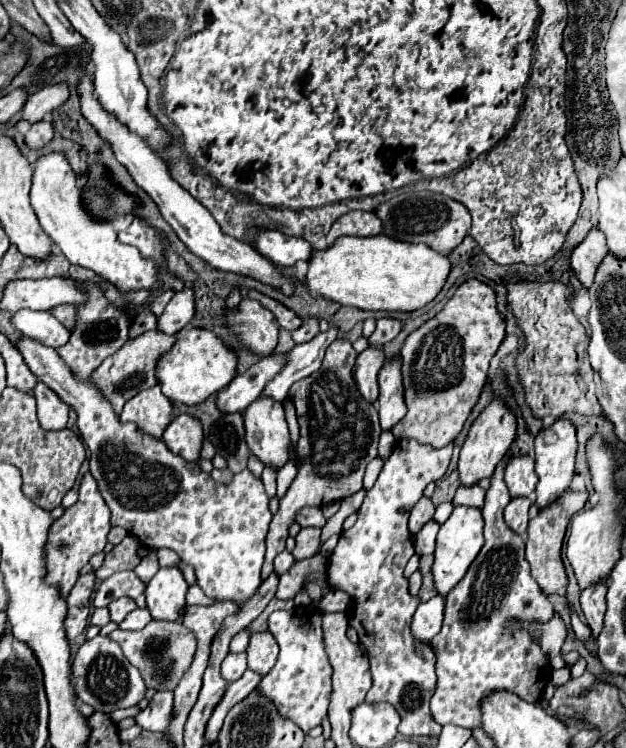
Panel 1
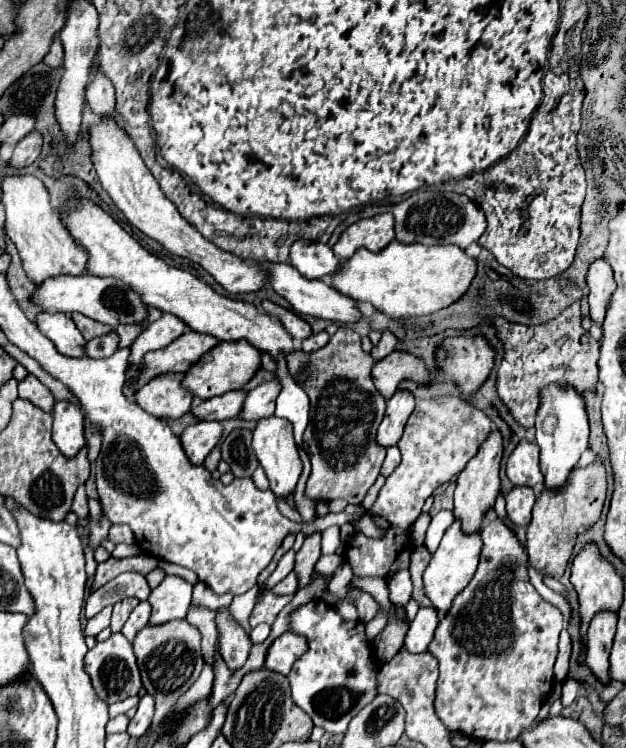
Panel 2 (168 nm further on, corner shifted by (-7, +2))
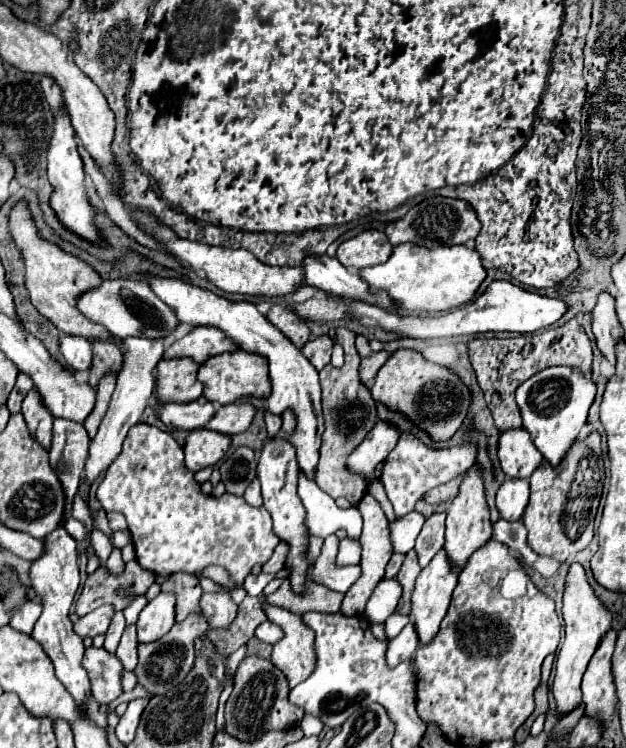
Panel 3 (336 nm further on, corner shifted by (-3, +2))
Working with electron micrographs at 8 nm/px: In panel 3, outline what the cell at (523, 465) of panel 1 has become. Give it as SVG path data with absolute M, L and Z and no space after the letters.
M525 428L505 430L499 438L497 454L507 478L521 478L521 480L527 480L543 460L541 452L535 448Z

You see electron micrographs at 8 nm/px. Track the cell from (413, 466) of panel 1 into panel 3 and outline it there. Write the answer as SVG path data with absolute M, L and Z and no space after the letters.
M405 432L399 438L395 450L391 450L391 454L387 456L385 468L381 474L381 482L385 486L387 498L393 504L395 514L405 516L413 512L415 504L423 498L425 492L461 476L465 470L469 470L475 464L475 458L477 458L477 444L465 442L465 444L457 444L451 448L435 450L435 448L425 446L413 432Z

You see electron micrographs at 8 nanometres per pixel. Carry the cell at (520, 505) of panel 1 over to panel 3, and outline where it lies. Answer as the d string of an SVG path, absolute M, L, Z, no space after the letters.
M505 480L497 490L497 510L505 520L519 520L529 500L527 480Z

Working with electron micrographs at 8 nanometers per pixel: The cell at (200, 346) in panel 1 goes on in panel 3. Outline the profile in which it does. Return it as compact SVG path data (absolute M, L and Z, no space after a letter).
M233 350L225 352L219 356L209 358L205 364L201 364L197 372L197 380L205 386L203 396L209 402L217 404L229 404L239 400L241 396L269 396L271 392L271 380L269 380L269 370L267 370L267 360L261 354L245 352L245 350Z

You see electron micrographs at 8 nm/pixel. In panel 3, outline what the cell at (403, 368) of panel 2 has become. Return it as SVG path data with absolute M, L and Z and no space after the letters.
M397 350L377 372L371 394L377 402L407 414L435 440L445 440L461 426L469 408L469 388L451 370L425 360L415 350Z

